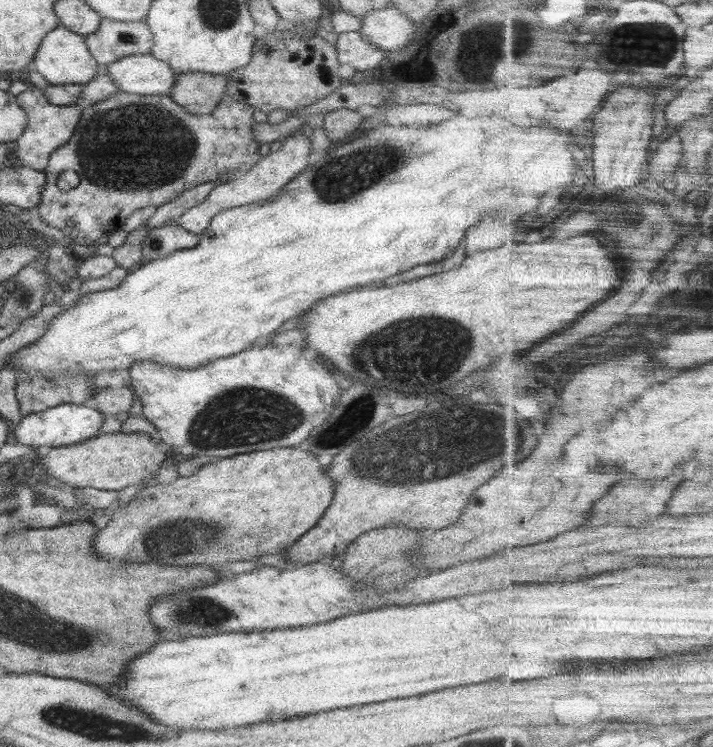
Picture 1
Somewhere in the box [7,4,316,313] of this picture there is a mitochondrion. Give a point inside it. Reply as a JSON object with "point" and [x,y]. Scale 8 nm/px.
{"point":[127,148]}

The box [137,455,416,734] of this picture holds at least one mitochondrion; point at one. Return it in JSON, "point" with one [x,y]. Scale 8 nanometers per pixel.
{"point":[206,614]}

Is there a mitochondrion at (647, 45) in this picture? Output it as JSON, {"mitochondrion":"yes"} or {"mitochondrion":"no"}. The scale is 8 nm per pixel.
{"mitochondrion":"yes"}

